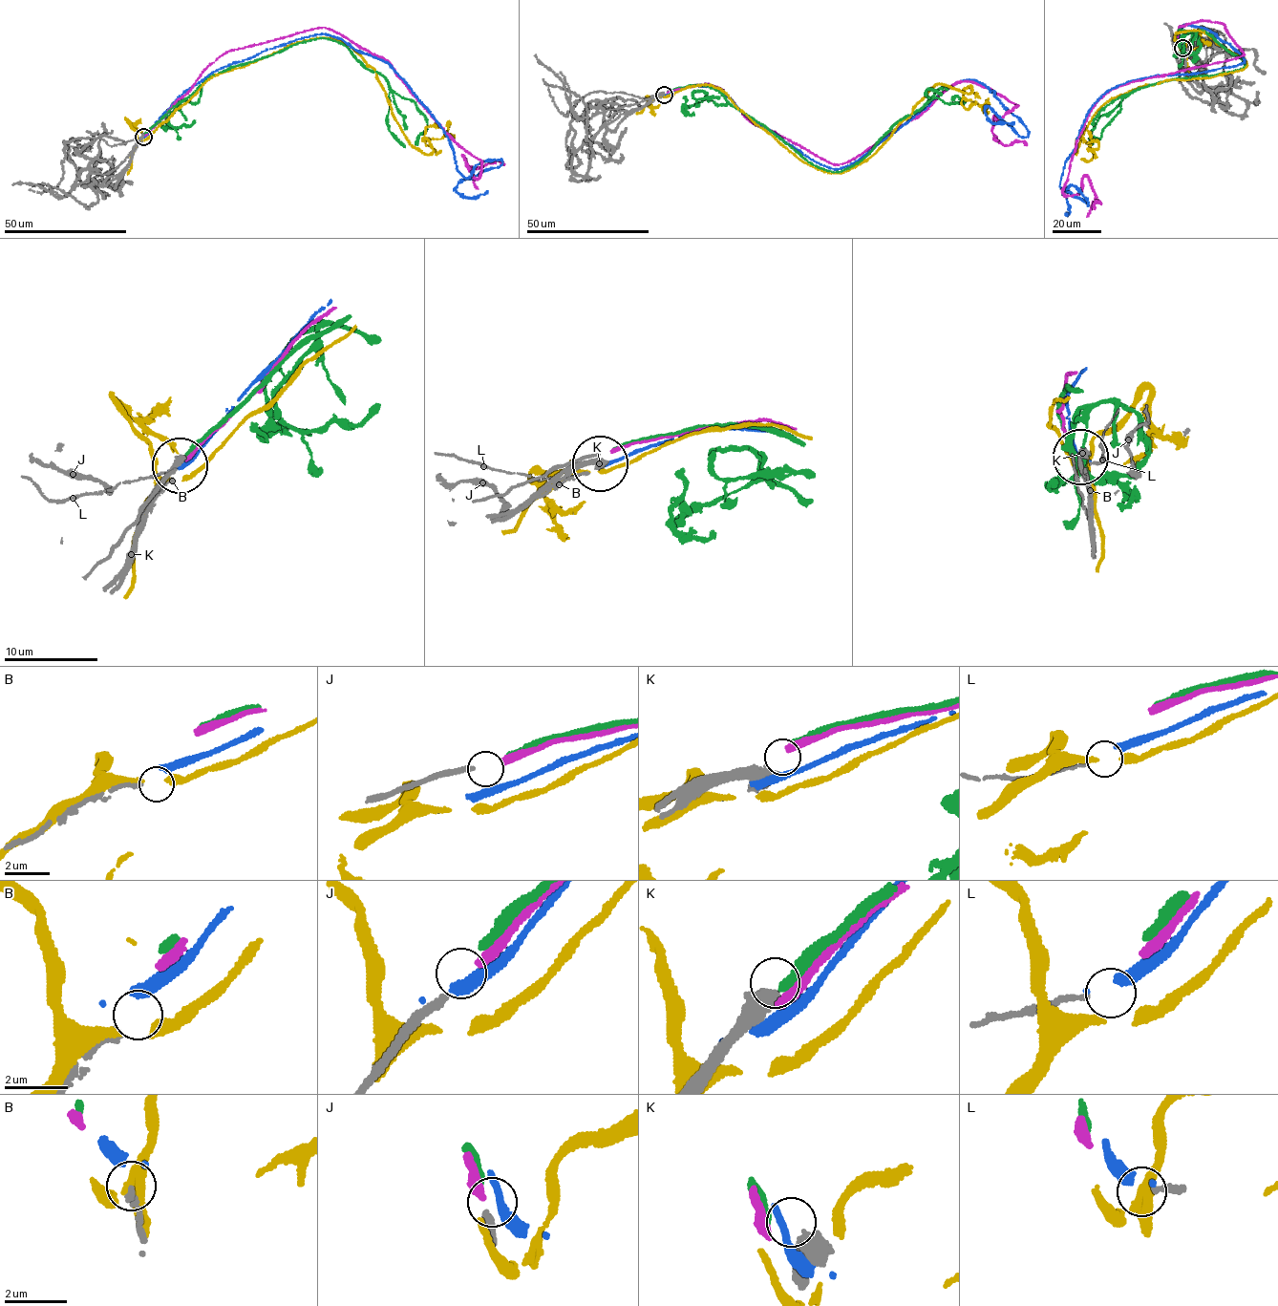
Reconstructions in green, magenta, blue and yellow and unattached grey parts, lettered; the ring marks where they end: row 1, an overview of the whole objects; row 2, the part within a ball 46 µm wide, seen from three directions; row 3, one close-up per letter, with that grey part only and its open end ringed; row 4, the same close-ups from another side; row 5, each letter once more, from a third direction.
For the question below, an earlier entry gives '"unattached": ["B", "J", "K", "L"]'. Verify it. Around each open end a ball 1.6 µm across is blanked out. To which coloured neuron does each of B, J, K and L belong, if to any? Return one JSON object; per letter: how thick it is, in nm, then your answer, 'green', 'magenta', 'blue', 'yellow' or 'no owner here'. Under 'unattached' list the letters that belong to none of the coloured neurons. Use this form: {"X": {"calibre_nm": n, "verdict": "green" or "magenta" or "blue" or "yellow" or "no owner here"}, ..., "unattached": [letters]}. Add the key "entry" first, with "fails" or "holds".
{"entry": "fails", "B": {"calibre_nm": 200, "verdict": "no owner here"}, "J": {"calibre_nm": 200, "verdict": "magenta"}, "K": {"calibre_nm": 500, "verdict": "no owner here"}, "L": {"calibre_nm": 150, "verdict": "no owner here"}, "unattached": ["B", "K", "L"]}

